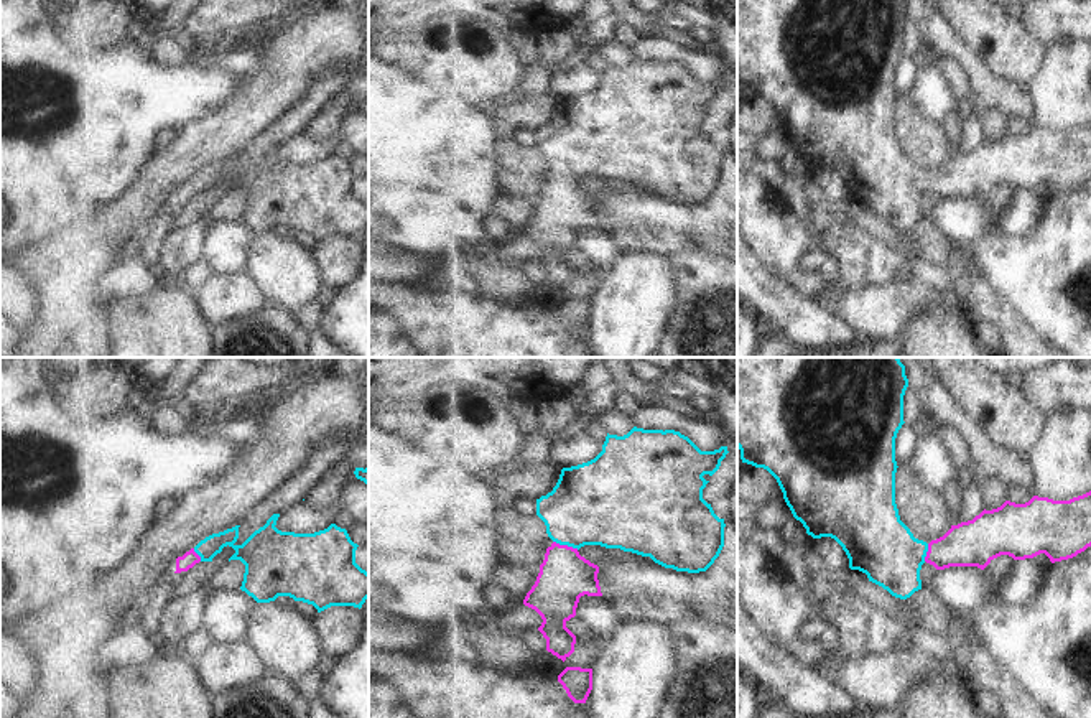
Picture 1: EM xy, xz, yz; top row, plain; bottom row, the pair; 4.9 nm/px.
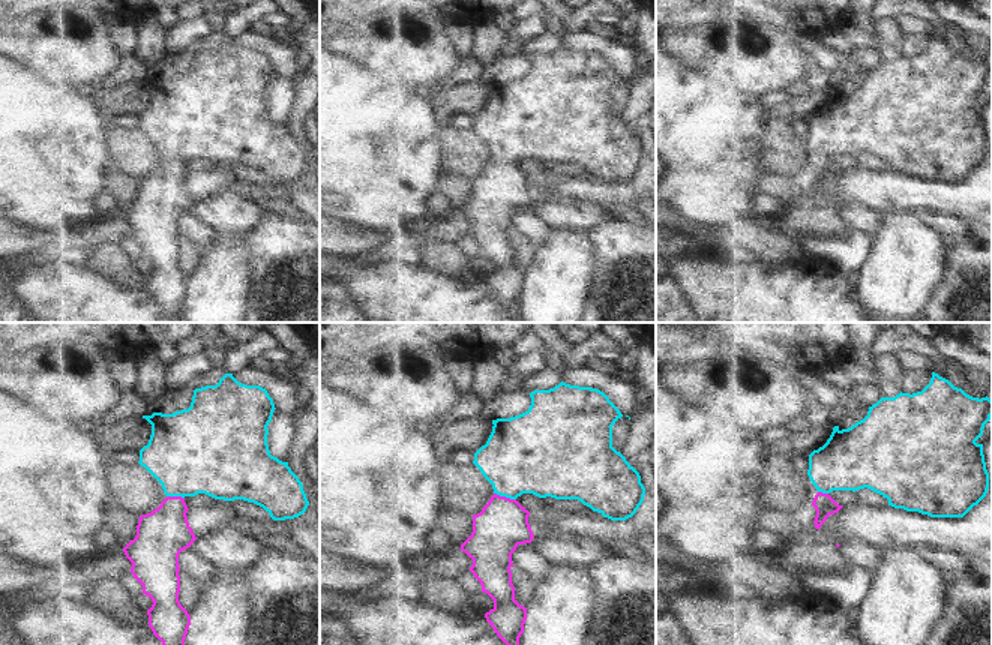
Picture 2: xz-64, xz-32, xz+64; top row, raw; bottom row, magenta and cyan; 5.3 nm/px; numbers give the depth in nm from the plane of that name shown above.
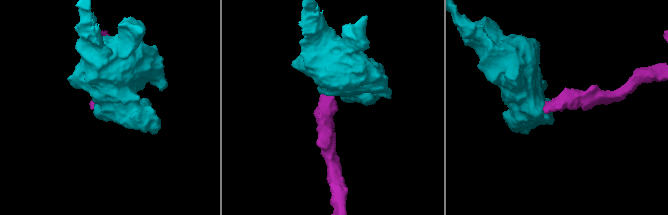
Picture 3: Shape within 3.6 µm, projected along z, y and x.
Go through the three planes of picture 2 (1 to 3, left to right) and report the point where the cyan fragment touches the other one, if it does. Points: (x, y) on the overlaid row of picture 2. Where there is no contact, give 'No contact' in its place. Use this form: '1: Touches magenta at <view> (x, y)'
1: Touches magenta at xz-64 (176, 497)
2: Touches magenta at xz-32 (505, 497)
3: Touches magenta at xz+64 (821, 492)

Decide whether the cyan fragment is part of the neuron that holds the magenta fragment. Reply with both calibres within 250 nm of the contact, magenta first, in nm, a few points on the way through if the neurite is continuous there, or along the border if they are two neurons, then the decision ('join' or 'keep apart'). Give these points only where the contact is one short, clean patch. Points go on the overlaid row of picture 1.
240 nm thick on the magenta side, 400 nm on the other; runs through xz (565, 575), (566, 545), (570, 527), (594, 503); join

